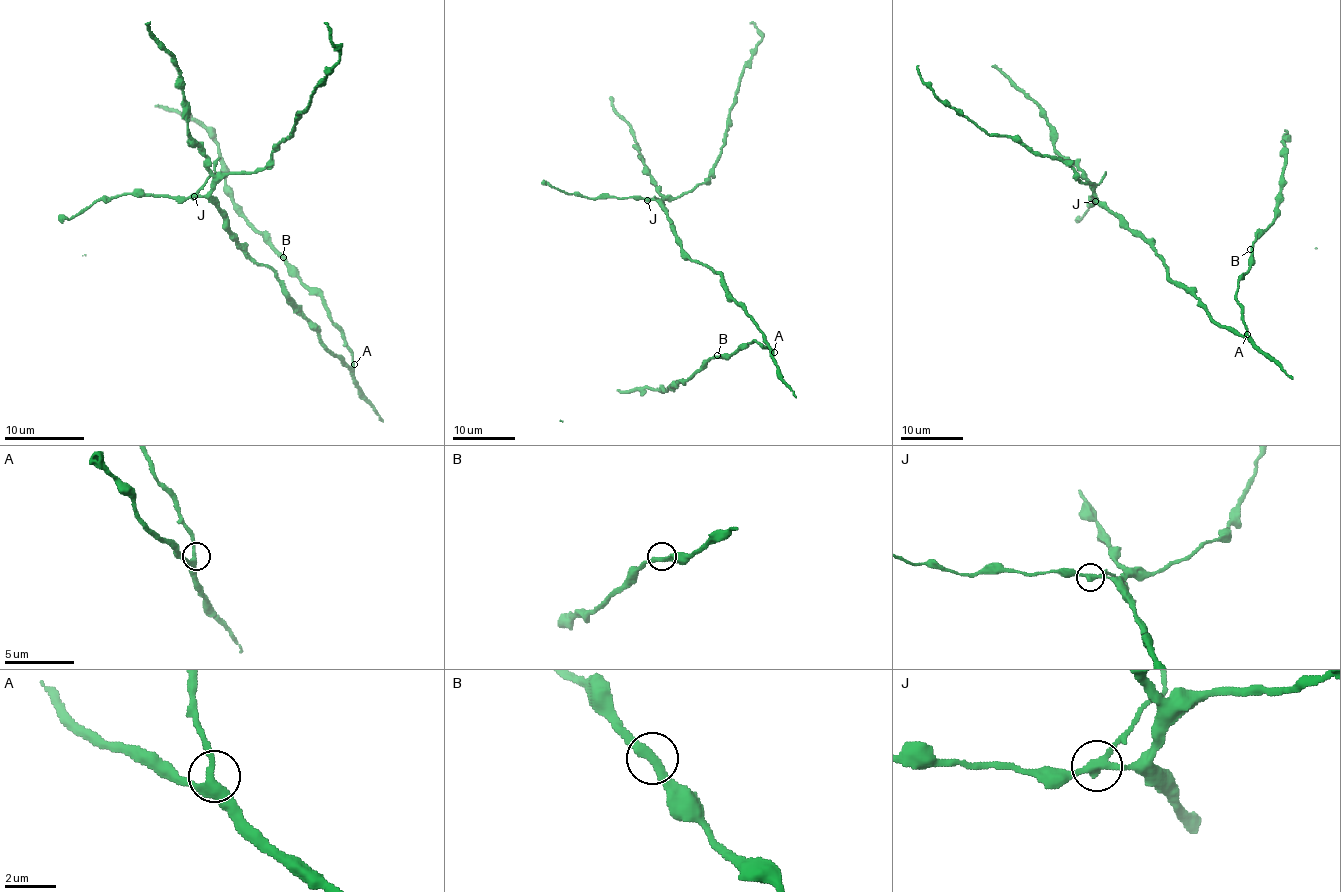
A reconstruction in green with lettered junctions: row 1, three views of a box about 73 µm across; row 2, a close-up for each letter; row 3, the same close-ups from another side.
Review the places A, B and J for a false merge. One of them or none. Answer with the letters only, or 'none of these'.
J

